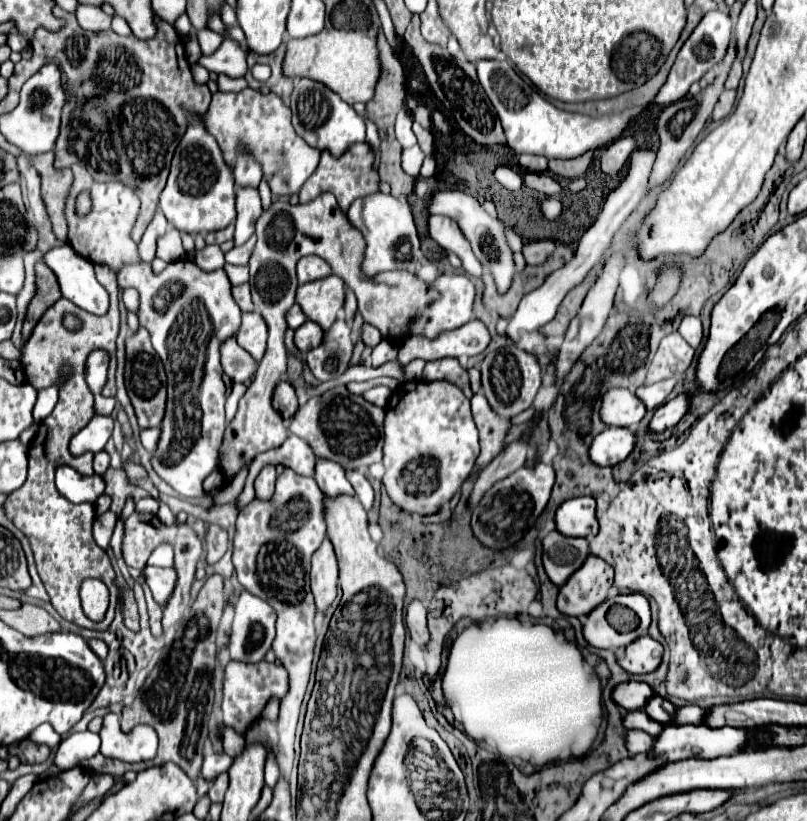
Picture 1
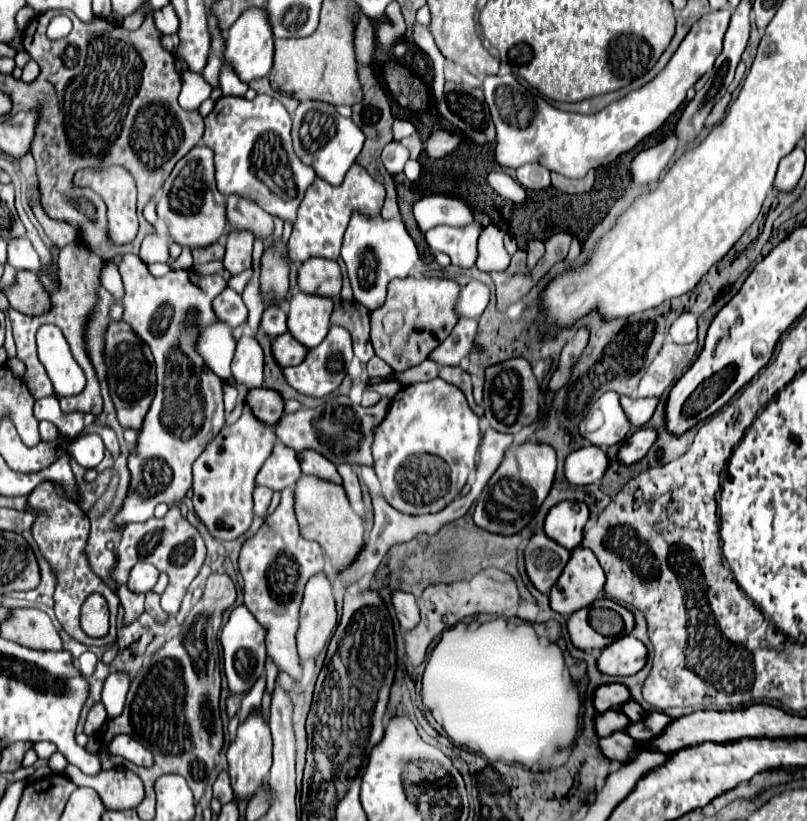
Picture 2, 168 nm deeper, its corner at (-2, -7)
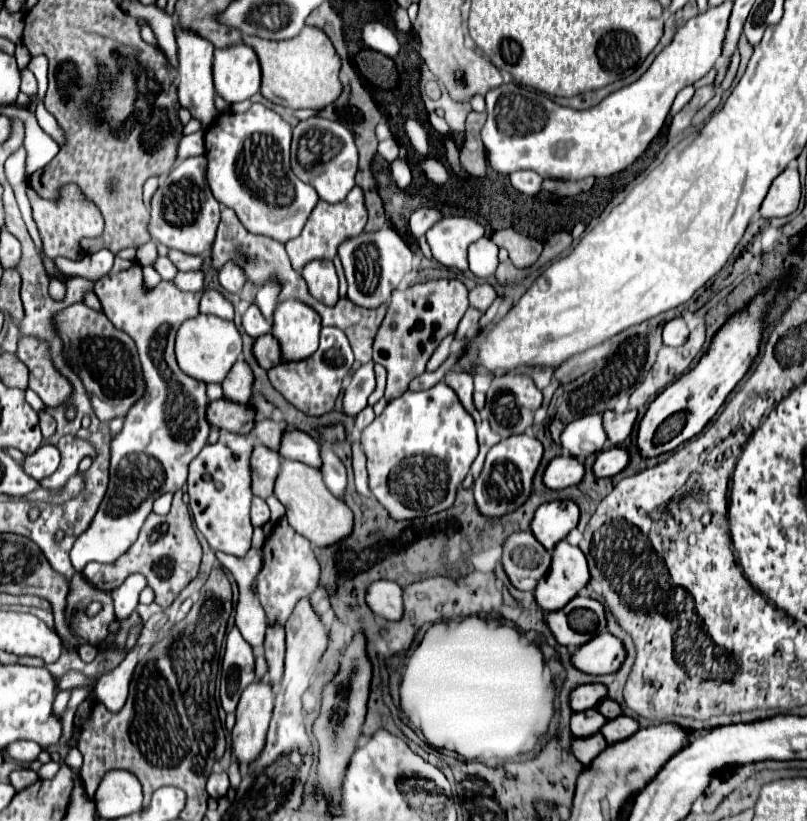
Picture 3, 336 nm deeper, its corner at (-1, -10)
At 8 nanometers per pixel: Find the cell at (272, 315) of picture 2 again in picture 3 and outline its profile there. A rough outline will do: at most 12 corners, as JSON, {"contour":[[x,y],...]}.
{"contour":[[256,305],[242,315],[242,327],[250,337],[270,331],[270,321]]}

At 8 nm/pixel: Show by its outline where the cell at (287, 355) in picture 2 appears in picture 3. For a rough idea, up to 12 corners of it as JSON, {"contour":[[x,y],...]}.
{"contour":[[256,337],[252,351],[262,369],[282,363],[278,341]]}

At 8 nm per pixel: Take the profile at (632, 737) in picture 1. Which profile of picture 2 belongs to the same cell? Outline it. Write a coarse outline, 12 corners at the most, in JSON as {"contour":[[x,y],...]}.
{"contour":[[627,732],[601,738],[607,758],[627,762],[639,752]]}

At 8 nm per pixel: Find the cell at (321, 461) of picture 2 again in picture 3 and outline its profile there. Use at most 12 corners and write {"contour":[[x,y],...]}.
{"contour":[[304,431],[282,435],[278,453],[320,467],[318,443]]}

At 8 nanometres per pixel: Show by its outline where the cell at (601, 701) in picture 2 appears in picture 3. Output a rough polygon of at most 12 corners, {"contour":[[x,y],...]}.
{"contour":[[600,683],[576,687],[568,703],[572,711],[596,707],[606,697]]}

